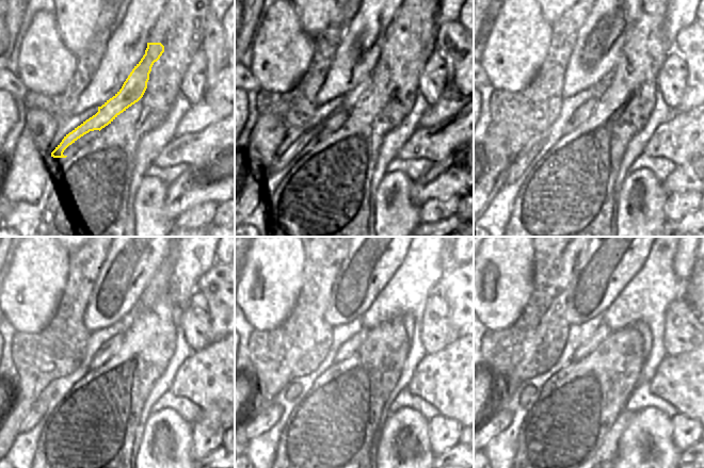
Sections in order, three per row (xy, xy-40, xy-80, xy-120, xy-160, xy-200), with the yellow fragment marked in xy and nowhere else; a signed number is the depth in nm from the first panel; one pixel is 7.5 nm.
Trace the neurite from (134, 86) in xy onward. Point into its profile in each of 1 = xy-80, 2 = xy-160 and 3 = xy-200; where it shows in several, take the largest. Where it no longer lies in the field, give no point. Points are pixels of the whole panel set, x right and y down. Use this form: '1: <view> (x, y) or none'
1: xy-80 (534, 149)
2: xy-160 (271, 414)
3: xy-200 (499, 420)

